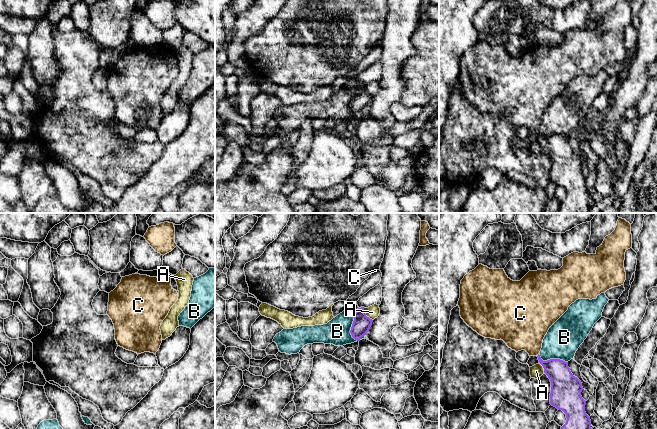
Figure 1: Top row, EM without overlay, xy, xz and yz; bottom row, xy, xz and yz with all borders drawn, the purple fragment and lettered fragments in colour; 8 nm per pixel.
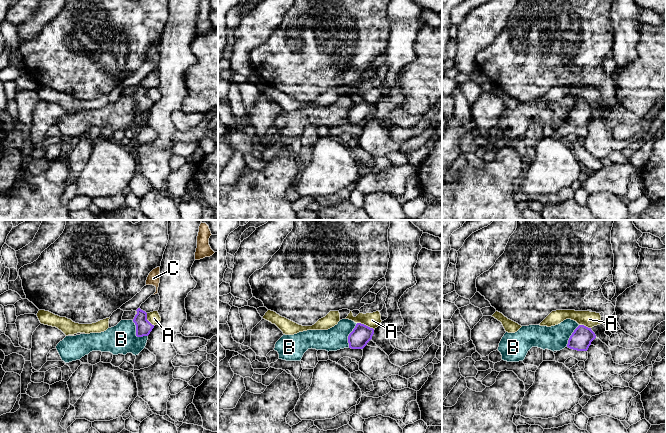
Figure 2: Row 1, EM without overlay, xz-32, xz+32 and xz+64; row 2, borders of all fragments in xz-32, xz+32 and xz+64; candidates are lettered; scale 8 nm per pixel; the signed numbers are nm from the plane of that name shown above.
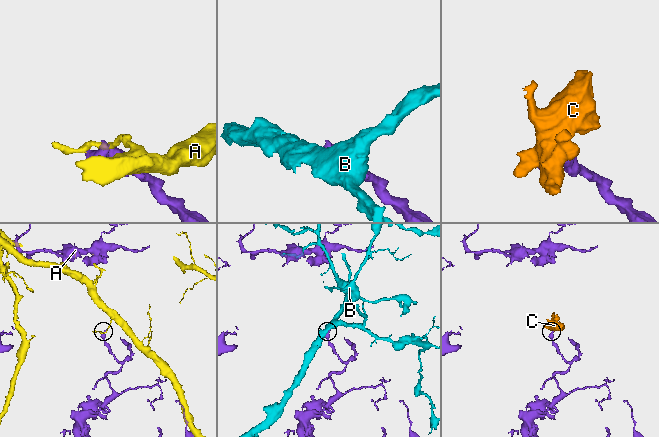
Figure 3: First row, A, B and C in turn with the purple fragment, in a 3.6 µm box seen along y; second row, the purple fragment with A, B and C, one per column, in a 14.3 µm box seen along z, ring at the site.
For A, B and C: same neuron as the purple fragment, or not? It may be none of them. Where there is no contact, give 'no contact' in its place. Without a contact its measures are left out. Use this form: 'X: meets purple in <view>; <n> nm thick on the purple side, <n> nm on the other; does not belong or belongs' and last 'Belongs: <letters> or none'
A: meets purple in xz; 140 nm thick on the purple side, 100 nm on the other; does not belong
B: meets purple in yz; 240 nm thick on the purple side, 280 nm on the other; does not belong
C: meets purple in yz; 180 nm thick on the purple side, 360 nm on the other; belongs
Belongs: C

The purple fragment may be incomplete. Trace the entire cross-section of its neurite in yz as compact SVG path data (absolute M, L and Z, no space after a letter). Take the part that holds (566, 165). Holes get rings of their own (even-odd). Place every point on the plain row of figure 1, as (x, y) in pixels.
M617 0L615 6L605 13L597 23L595 30L573 28L563 34L563 42L558 46L529 47L520 57L511 56L504 45L490 45L479 40L474 46L464 52L460 60L458 82L464 98L485 114L503 116L509 124L516 128L525 126L529 132L537 132L544 144L544 149L551 158L550 180L566 190L566 199L561 203L557 213L589 213L591 206L590 193L585 188L586 177L582 174L581 157L575 153L568 143L568 138L560 135L543 137L540 127L549 104L568 86L568 83L578 75L596 75L601 69L624 60L626 48L624 44L625 28L632 24L631 0Z

